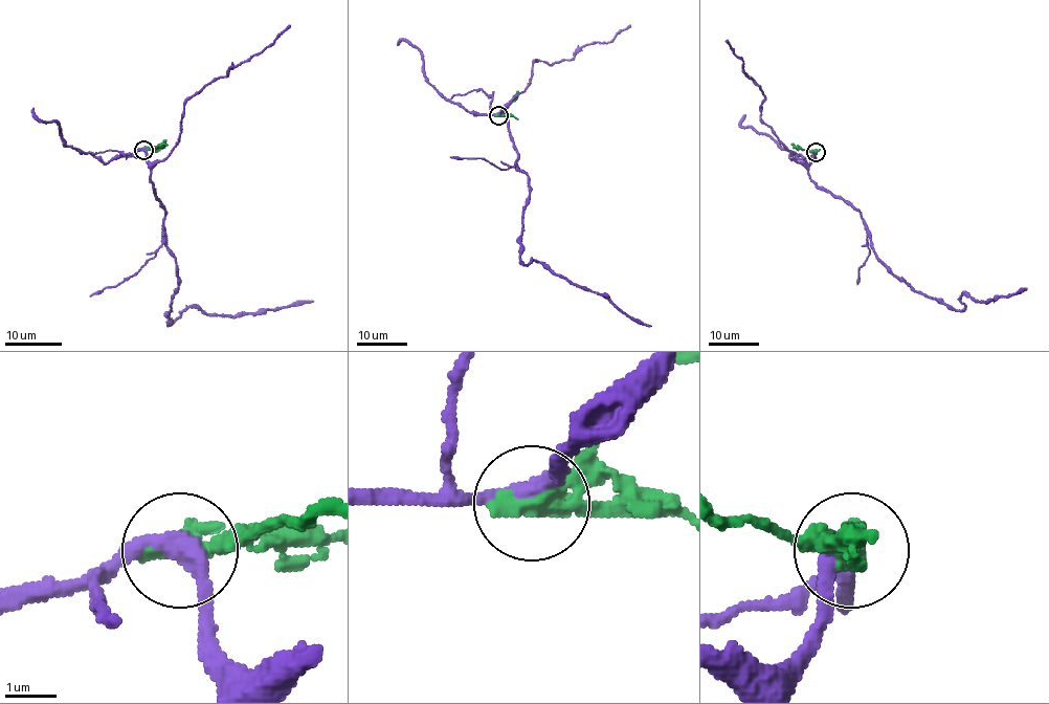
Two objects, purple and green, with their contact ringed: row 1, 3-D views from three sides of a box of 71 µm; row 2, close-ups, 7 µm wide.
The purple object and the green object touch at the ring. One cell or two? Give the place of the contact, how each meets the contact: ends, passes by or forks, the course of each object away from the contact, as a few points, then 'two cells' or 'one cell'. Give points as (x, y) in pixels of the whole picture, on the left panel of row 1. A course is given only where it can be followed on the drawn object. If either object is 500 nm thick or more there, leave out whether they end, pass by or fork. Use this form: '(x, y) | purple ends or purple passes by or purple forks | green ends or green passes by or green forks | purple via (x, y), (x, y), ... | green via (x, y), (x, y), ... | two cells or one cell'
(143, 150) | purple passes by | green passes by | purple via (143, 150), (164, 208), (163, 243), (176, 265), (178, 291), (168, 325), (191, 306), (241, 316), (313, 301) | green via (143, 150), (156, 147), (164, 140) | two cells

